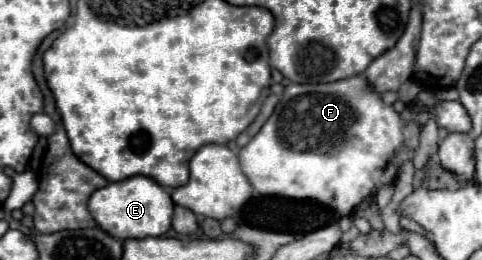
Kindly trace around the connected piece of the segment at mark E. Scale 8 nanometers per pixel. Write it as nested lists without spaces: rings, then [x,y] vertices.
[[[132,176],[120,182],[110,182],[106,188],[100,188],[88,200],[90,214],[96,224],[108,232],[112,238],[130,240],[130,238],[146,238],[146,236],[162,236],[172,226],[174,202],[170,194],[156,184],[148,176]]]

